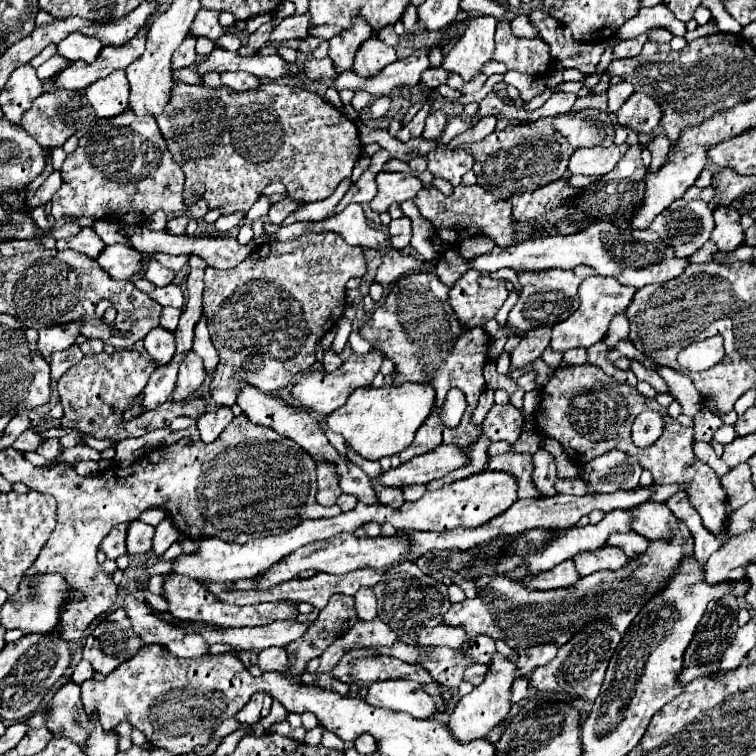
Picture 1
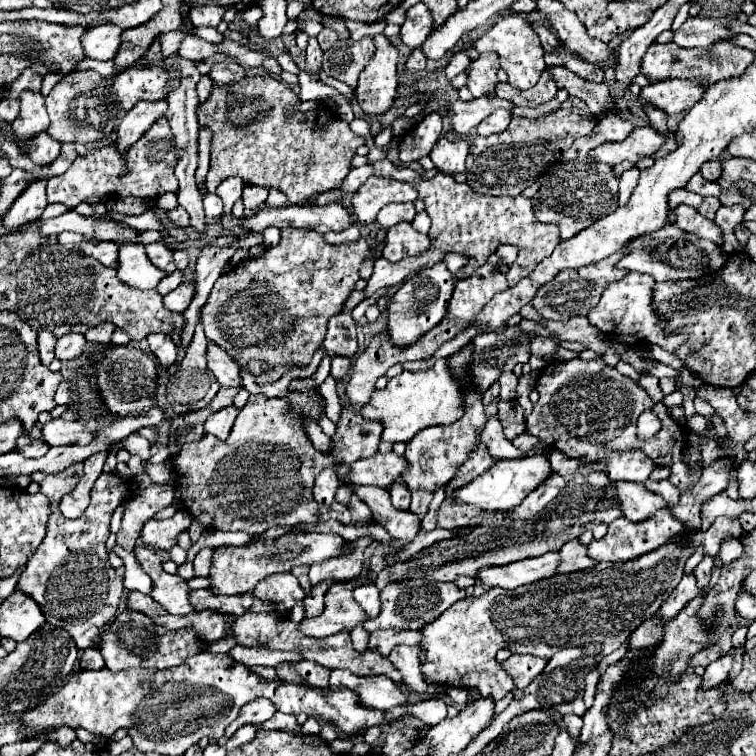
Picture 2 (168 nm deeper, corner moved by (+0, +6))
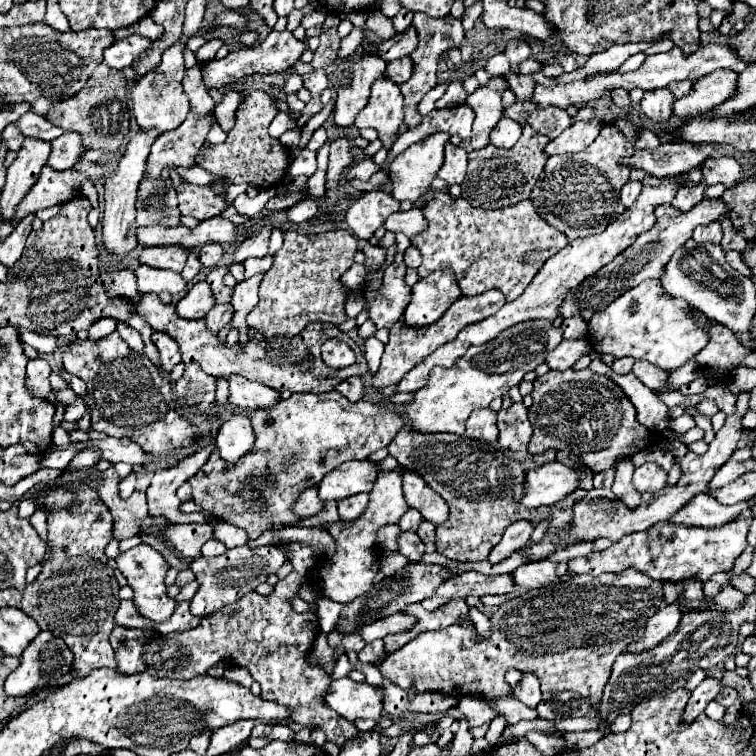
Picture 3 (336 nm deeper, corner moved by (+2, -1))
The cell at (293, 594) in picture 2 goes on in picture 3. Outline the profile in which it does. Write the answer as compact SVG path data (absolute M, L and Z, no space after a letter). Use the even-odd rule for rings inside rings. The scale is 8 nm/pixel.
M292 572L274 586L270 596L248 592L248 596L242 600L204 616L196 628L186 632L172 632L164 636L152 630L114 626L110 644L118 658L118 670L124 674L150 672L152 676L160 678L190 680L206 674L208 668L226 660L228 664L242 666L252 674L262 688L260 696L264 700L286 706L290 710L290 722L298 726L322 728L330 742L342 746L344 742L352 740L358 730L340 714L324 708L324 700L320 700L332 678L322 668L314 668L308 662L308 654L318 636L318 616L316 608L302 614L292 610L290 598L296 596L300 582L300 574Z

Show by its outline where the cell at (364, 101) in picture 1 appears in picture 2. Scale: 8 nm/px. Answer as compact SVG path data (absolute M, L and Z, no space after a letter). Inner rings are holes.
M374 35L374 45L376 51L366 69L360 73L358 87L354 89L356 101L364 113L384 113L398 97L398 49L386 35Z

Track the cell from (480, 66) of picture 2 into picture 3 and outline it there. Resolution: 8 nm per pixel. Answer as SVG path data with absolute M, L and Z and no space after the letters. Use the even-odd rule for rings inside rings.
M496 76L486 86L480 86L474 94L466 98L466 104L476 114L470 136L470 146L474 150L480 150L490 144L490 132L502 118L502 92L506 88L506 80L502 76Z

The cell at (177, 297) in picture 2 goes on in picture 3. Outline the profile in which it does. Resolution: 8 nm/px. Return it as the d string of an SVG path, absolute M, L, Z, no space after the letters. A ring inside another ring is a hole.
M198 282L192 290L176 304L176 312L182 318L204 318L214 308L214 294L206 282Z

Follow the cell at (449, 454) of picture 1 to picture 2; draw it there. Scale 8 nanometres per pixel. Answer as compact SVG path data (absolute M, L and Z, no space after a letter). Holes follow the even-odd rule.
M376 453L368 459L360 459L352 463L352 471L346 481L358 485L376 485L386 489L402 479L406 467L408 463L404 461L404 457L398 457L396 453L386 453L386 455Z

